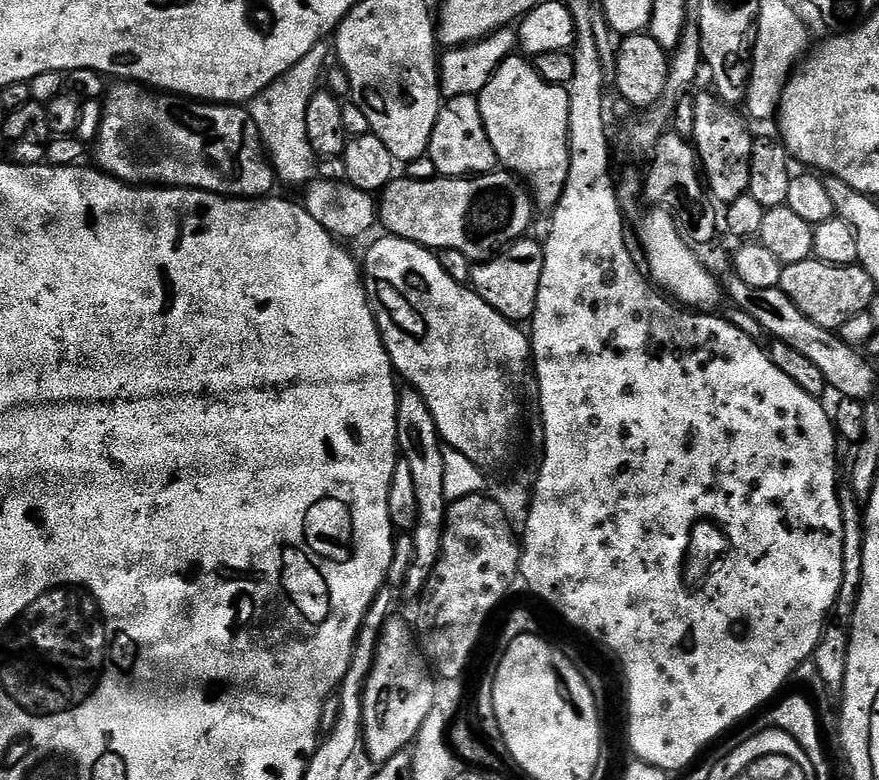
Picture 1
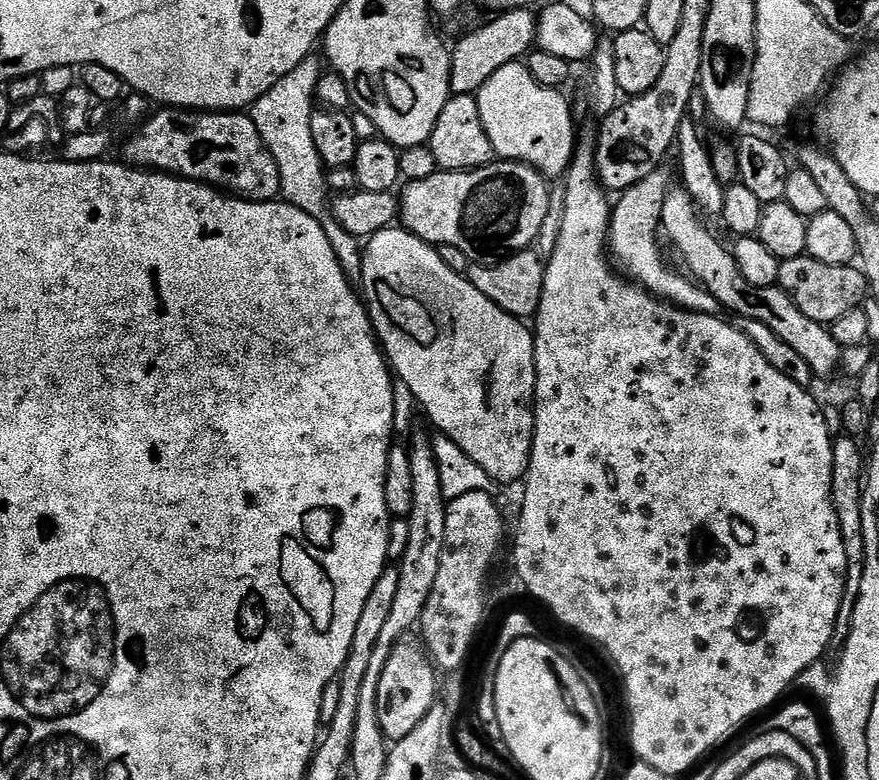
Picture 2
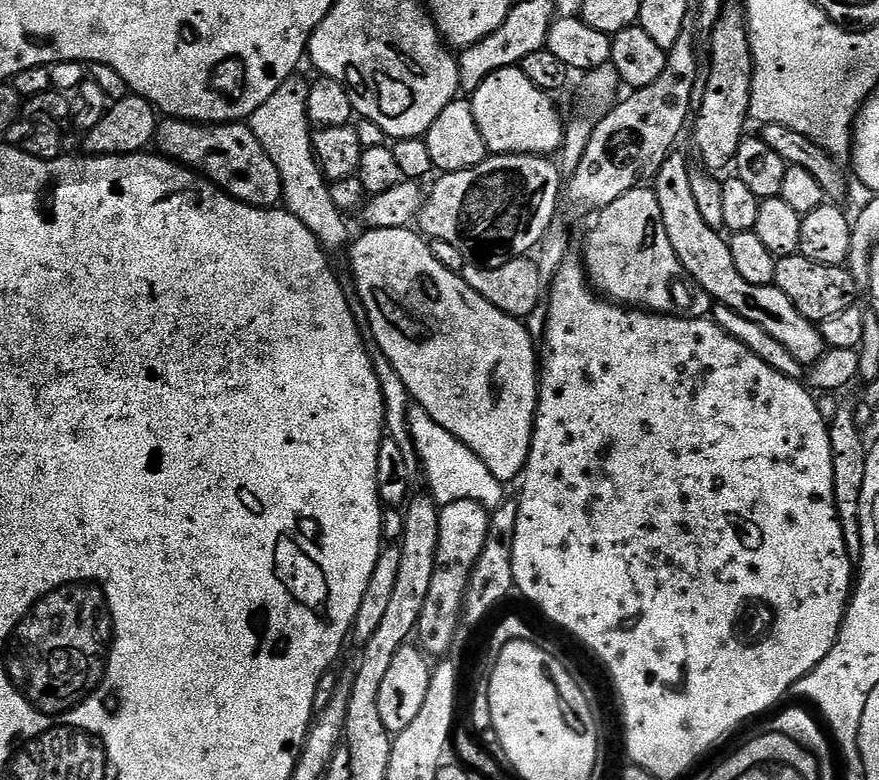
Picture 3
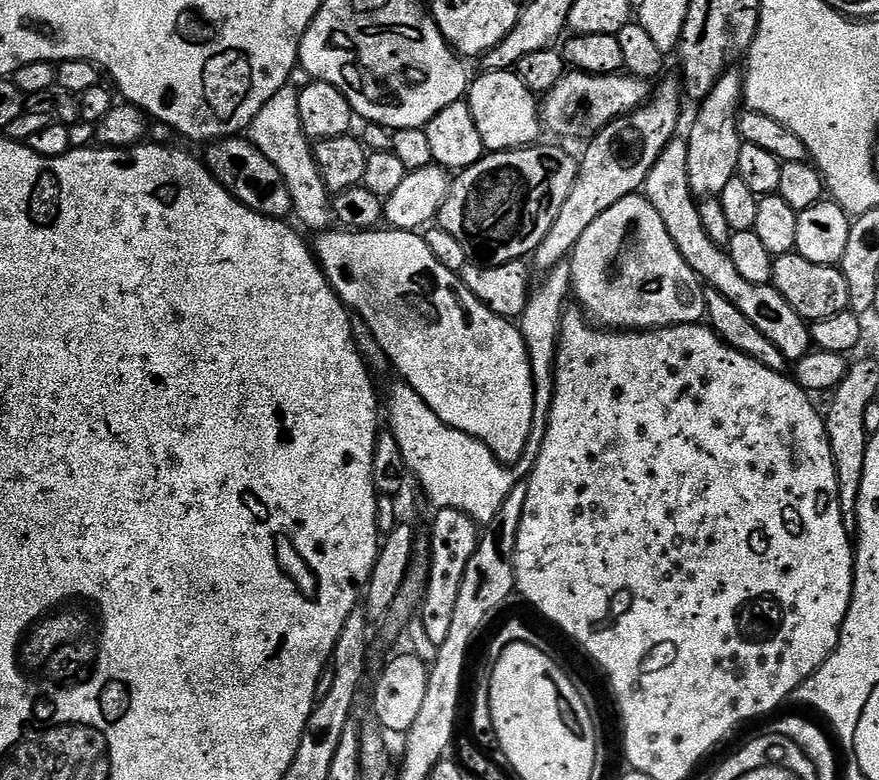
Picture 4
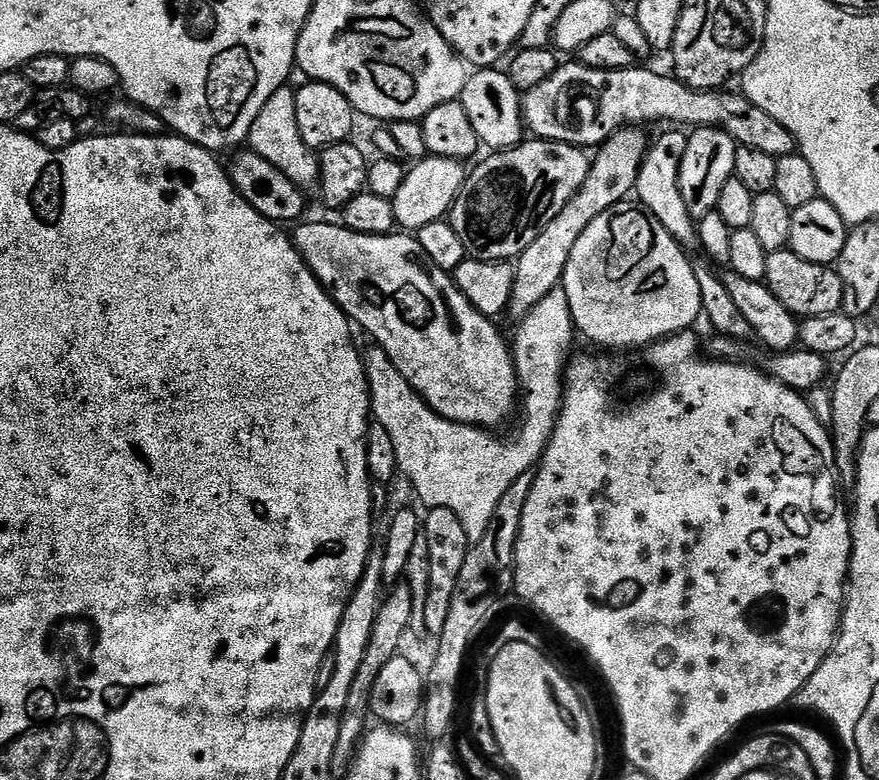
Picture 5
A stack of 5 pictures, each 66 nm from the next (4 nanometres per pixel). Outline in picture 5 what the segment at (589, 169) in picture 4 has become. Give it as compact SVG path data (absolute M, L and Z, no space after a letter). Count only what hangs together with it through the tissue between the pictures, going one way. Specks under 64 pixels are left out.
M640 126L619 128L608 141L595 149L584 185L576 191L574 198L570 198L570 202L566 202L566 206L562 206L562 214L558 214L554 222L550 222L550 226L546 226L546 230L542 230L542 234L538 234L538 238L534 238L534 242L530 242L530 246L526 246L524 253L515 261L514 290L510 294L507 310L509 317L530 314L530 310L534 310L534 306L550 294L550 290L561 287L570 252L590 222L633 195L642 162L650 147L650 136L644 132L647 131Z

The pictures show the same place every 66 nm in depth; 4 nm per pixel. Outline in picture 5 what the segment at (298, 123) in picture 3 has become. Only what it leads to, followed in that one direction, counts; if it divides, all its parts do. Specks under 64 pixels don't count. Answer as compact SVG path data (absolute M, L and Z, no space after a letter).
M292 68L288 75L287 86L279 88L274 94L270 94L270 102L262 106L262 114L254 118L254 126L250 130L247 143L251 151L256 152L270 166L278 166L290 182L294 182L302 190L308 190L308 187L315 185L320 179L320 158L313 149L308 148L306 142L302 140L302 134L299 133L297 111L295 109L297 90L306 86L310 82L309 76L301 68Z

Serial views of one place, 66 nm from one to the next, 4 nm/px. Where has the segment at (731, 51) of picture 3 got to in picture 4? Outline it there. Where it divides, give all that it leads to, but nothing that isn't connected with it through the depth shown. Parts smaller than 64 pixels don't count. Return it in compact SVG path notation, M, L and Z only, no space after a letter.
M739 71L723 72L718 78L714 90L704 100L699 101L700 113L686 133L688 141L688 177L693 196L719 197L720 191L736 176L738 150L741 146L738 117L742 111L744 98L744 77Z

